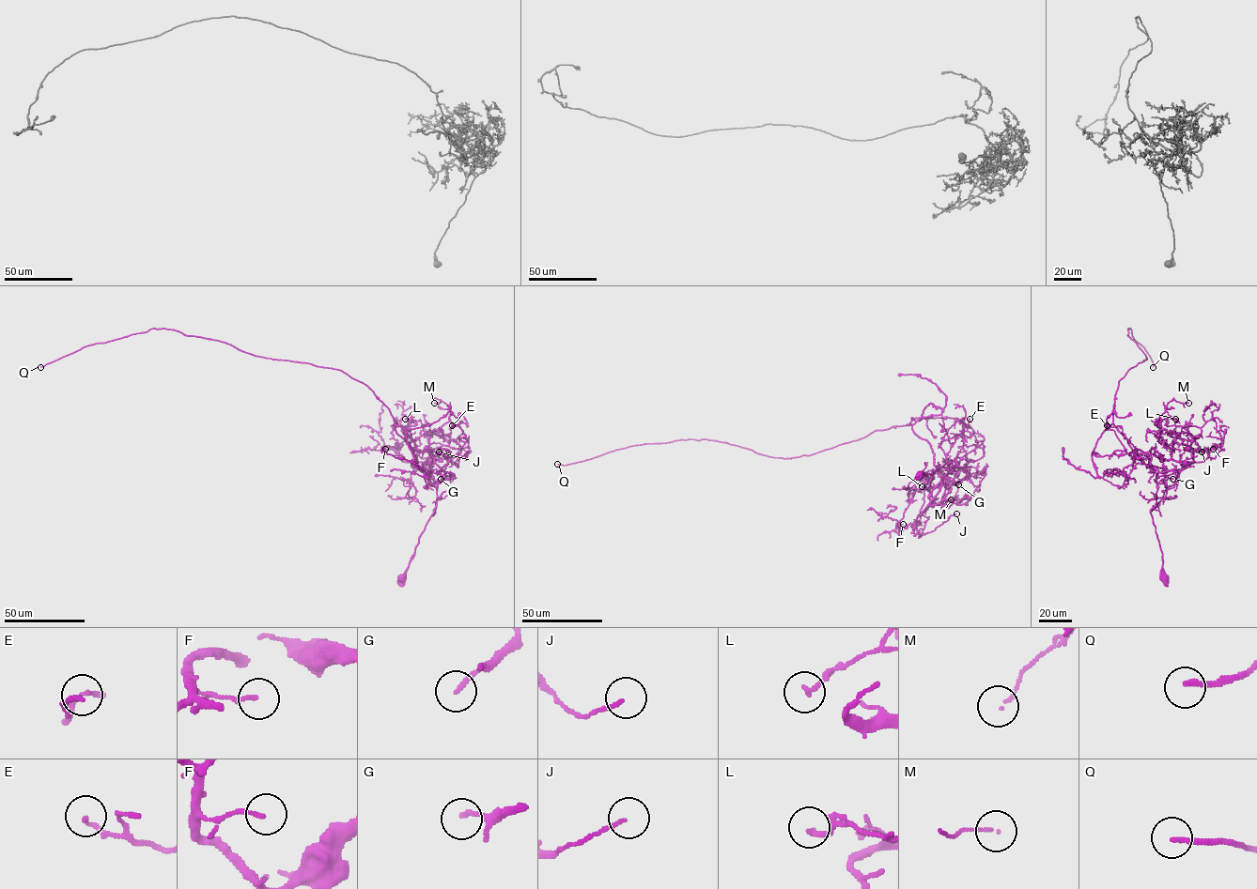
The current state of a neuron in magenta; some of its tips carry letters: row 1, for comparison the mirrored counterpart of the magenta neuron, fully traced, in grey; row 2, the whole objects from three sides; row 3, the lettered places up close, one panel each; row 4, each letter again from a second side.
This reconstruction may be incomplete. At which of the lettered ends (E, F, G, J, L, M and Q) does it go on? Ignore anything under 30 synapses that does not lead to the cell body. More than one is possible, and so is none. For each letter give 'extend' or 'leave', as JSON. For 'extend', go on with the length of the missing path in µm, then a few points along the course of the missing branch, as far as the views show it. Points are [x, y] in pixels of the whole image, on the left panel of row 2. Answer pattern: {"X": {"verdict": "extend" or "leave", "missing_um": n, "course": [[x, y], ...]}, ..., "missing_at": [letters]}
{"E": {"verdict": "leave"}, "F": {"verdict": "leave"}, "G": {"verdict": "leave"}, "J": {"verdict": "leave"}, "L": {"verdict": "leave"}, "M": {"verdict": "leave"}, "Q": {"verdict": "extend", "missing_um": 170}, "missing_at": ["Q"]}

